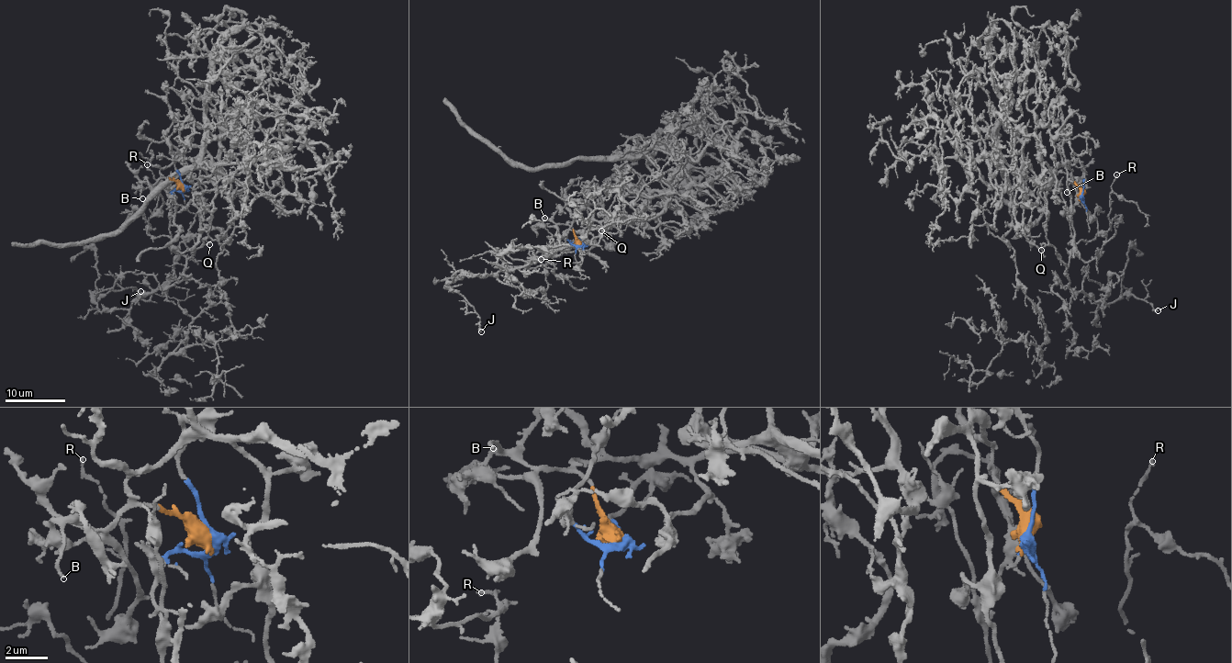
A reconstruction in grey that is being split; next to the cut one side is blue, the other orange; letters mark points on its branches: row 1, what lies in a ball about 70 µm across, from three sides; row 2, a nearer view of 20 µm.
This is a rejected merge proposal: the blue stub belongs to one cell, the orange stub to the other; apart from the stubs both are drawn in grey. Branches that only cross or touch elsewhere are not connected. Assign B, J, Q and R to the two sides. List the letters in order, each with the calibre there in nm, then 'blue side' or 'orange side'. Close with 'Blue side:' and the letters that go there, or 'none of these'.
B: 130 nm | orange side
J: 200 nm | blue side
Q: 80 nm | blue side
R: 120 nm | blue side
Blue side: J, Q, R

